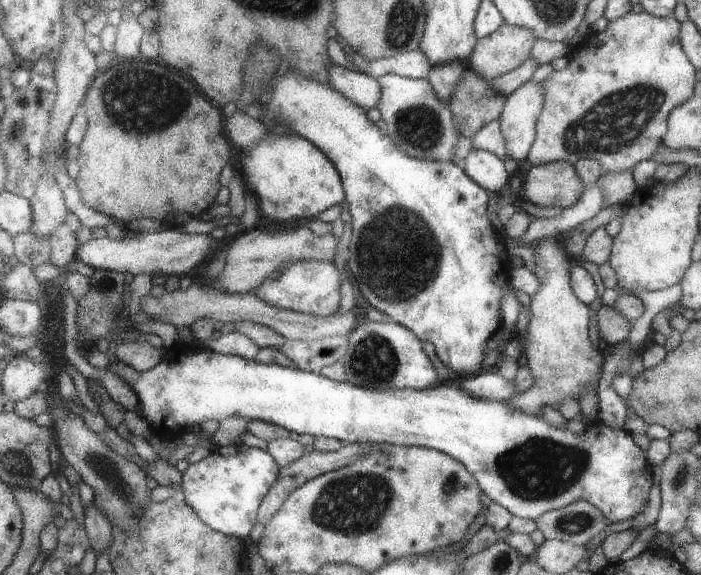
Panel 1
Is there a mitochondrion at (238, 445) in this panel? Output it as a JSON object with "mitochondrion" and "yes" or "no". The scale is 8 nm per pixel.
{"mitochondrion":"no"}

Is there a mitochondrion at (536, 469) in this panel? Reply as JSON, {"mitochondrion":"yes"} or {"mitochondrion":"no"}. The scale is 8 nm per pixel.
{"mitochondrion":"yes"}

